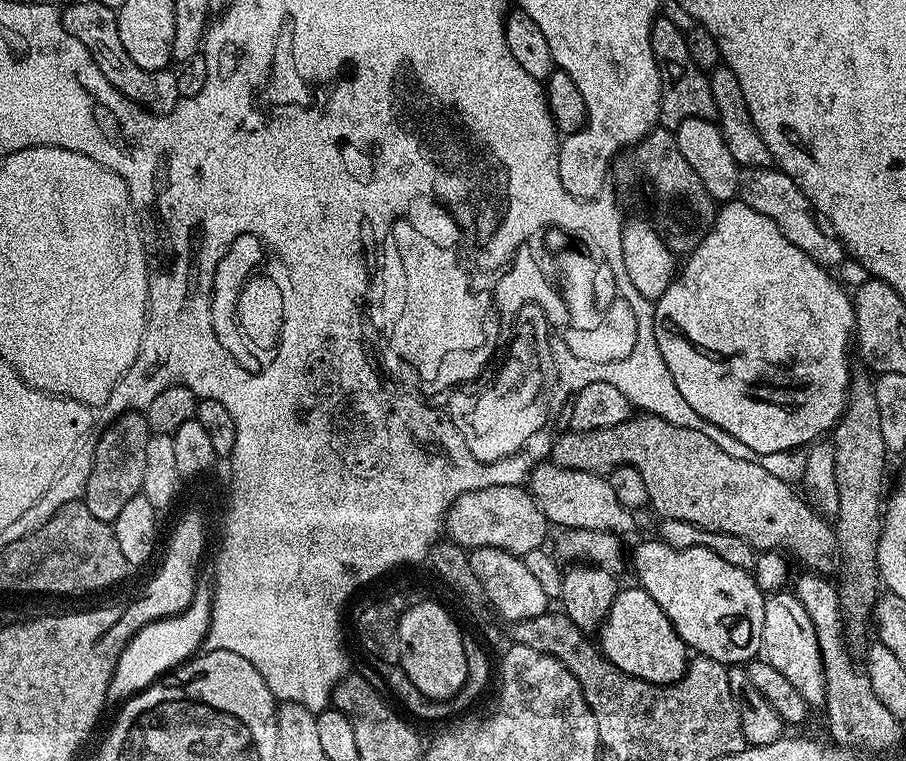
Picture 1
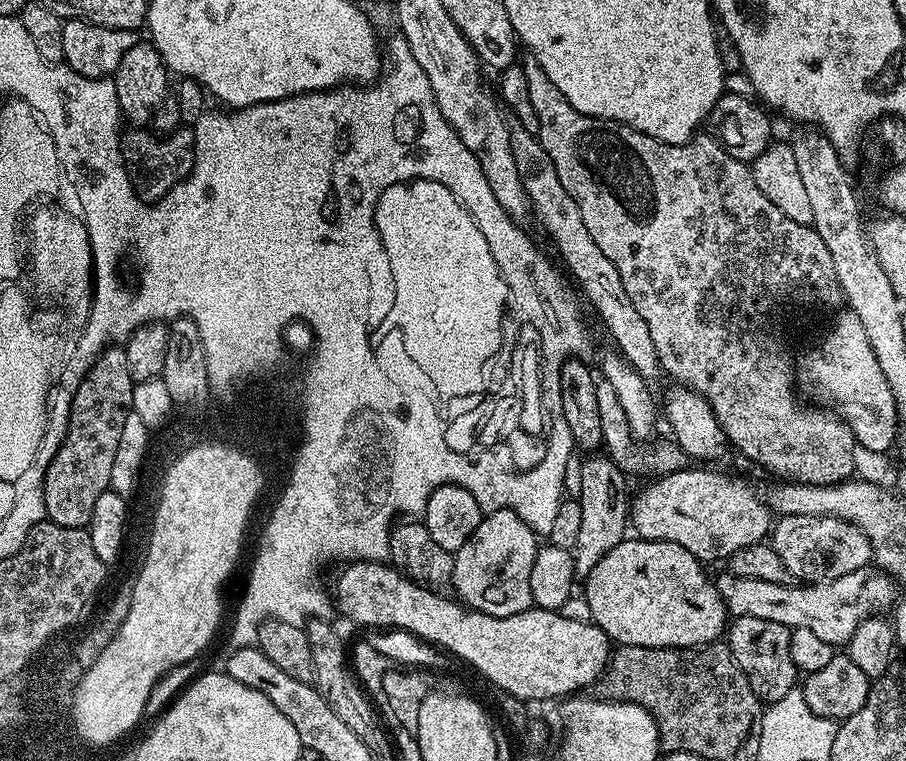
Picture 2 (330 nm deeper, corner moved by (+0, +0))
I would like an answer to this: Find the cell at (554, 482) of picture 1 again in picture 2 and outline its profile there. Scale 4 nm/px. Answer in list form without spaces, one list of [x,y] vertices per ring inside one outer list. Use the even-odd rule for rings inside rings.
[[[689,466],[676,472],[665,472],[637,496],[635,493],[630,504],[630,524],[633,529],[636,527],[635,535],[641,540],[678,542],[678,546],[690,550],[690,554],[701,562],[727,561],[738,550],[761,543],[769,535],[774,520],[767,503],[746,481],[724,472],[711,472],[708,468],[711,467]]]

